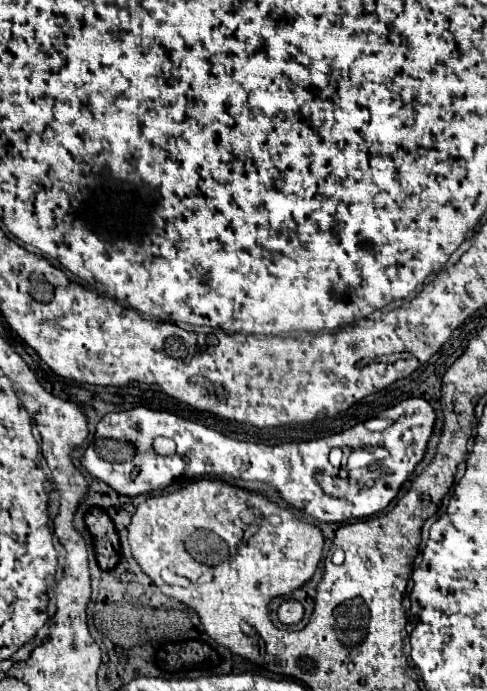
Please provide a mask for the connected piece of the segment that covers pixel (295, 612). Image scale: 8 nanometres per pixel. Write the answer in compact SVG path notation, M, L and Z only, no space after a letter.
M284 600L278 608L278 618L282 624L296 624L302 620L304 608L296 600Z

